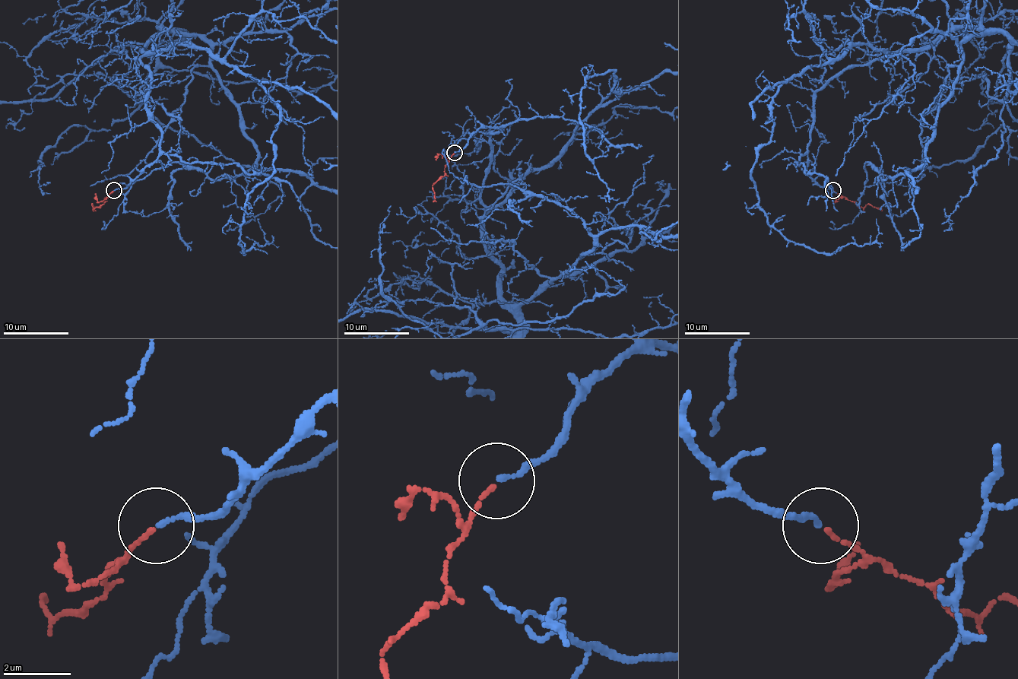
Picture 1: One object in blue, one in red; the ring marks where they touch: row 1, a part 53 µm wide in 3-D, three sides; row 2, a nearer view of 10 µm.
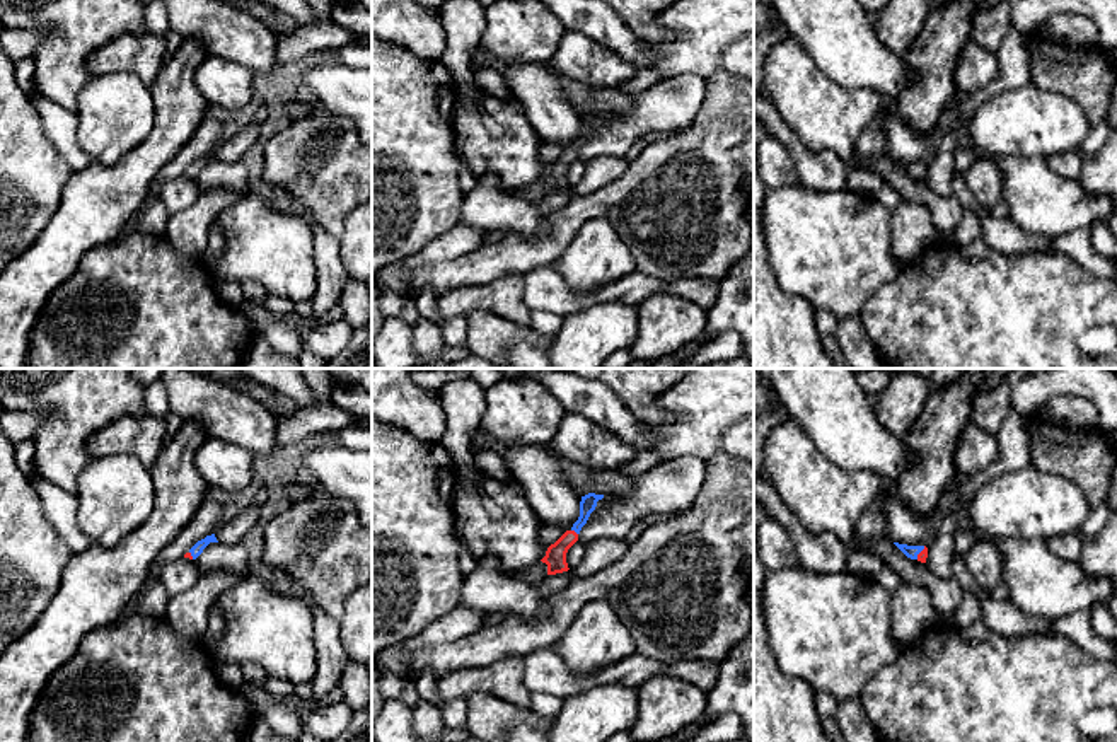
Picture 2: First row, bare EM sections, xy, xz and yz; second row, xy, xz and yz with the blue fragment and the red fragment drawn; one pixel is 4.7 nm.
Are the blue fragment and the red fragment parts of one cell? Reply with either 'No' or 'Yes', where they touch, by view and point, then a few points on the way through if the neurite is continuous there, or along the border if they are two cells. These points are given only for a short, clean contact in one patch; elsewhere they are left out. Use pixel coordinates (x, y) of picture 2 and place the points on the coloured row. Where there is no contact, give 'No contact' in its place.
Yes. Touches blue at xz (575, 531). Path across: xz (589, 502), (575, 531), (556, 551), (555, 558)

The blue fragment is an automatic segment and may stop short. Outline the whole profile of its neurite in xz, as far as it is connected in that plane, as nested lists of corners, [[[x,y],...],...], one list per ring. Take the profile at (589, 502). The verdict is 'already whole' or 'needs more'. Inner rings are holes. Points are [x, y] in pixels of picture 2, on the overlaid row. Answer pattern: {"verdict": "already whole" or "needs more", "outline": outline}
{"verdict": "needs more", "outline": [[[595,493],[582,496],[578,520],[554,544],[547,548],[546,556],[541,559],[547,565],[547,575],[556,575],[570,570],[566,563],[566,553],[578,541],[582,527],[587,524],[590,513],[595,510],[597,501],[602,498],[604,495]]]}

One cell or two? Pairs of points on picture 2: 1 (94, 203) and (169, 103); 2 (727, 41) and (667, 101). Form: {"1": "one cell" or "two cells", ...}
{"1": "one cell", "2": "two cells"}

